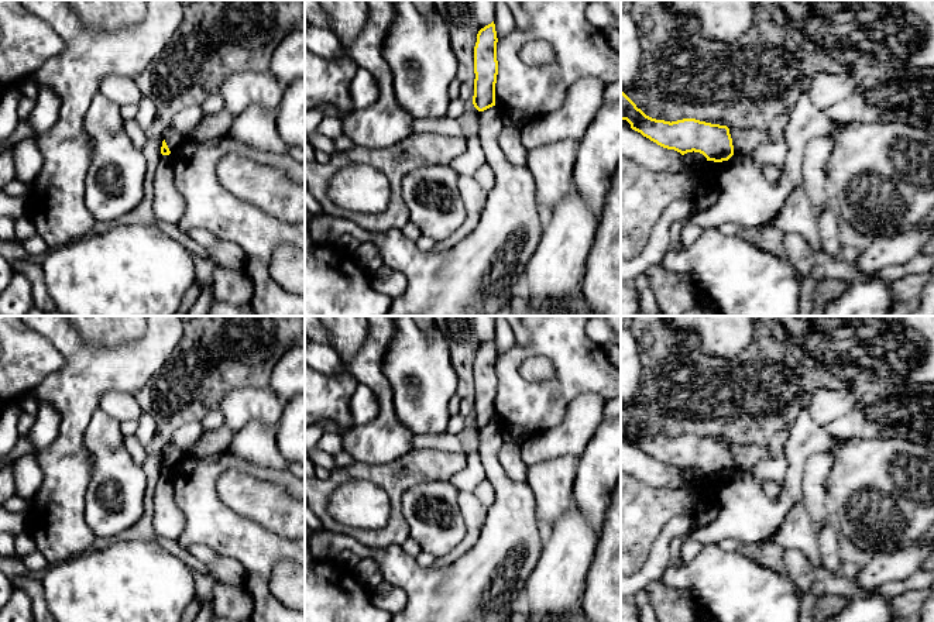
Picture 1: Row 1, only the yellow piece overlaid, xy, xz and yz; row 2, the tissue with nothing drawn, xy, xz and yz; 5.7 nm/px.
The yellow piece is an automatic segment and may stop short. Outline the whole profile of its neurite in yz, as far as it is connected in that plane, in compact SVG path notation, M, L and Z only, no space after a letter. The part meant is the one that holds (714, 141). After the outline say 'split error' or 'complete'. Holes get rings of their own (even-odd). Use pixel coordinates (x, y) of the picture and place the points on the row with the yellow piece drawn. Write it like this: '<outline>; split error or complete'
M621 92L621 120L657 145L674 150L681 155L700 152L707 161L722 162L734 155L732 138L727 126L711 124L696 118L677 121L656 120L646 116Z; complete

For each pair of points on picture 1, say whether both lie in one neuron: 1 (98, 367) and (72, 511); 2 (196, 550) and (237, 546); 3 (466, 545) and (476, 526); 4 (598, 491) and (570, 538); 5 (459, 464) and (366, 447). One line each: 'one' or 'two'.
1: one
2: two
3: one
4: two
5: two

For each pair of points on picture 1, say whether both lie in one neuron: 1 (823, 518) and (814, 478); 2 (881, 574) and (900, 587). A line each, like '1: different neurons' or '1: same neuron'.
1: same neuron
2: different neurons

